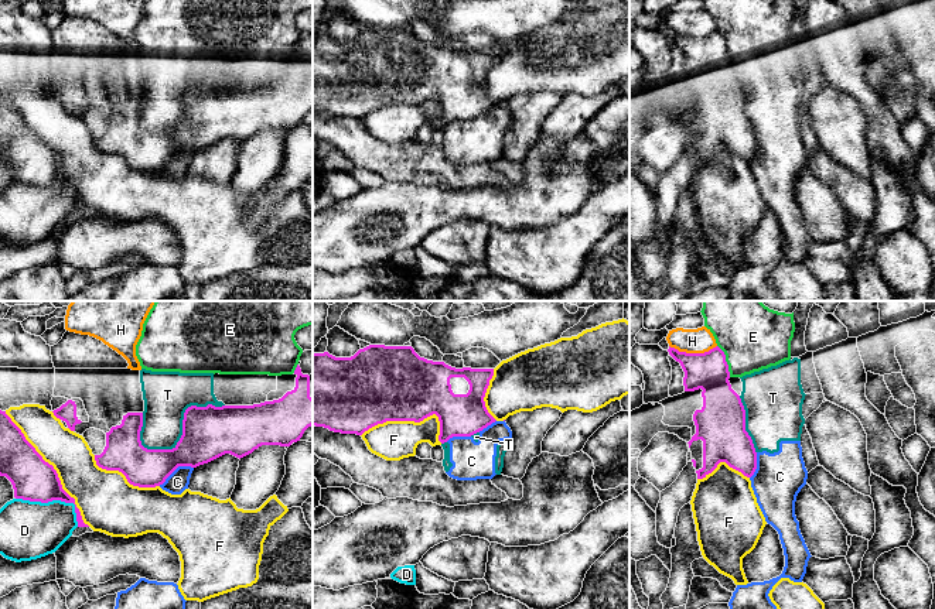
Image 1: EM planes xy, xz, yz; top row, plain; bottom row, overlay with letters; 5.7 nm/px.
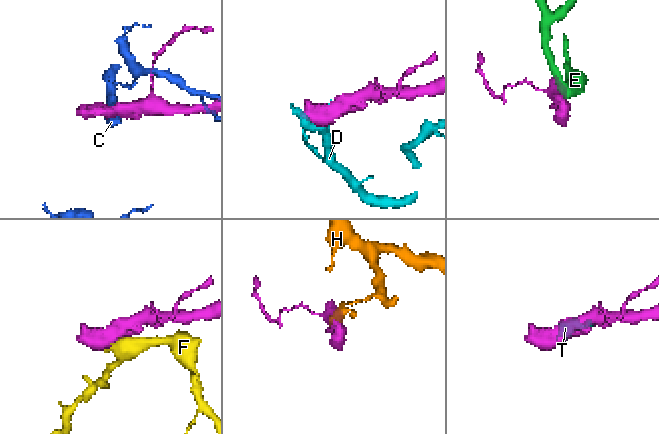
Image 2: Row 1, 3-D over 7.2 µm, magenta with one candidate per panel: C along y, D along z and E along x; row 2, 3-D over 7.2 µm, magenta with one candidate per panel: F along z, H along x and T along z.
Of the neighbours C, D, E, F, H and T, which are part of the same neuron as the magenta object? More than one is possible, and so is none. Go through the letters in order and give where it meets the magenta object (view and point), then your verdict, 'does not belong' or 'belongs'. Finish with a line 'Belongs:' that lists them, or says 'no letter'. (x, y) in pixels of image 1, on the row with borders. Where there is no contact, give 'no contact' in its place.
C: xy (176, 468) | does not belong
D: xy (55, 499) | does not belong
E: yz (724, 361) | does not belong
F: xy (54, 469) | does not belong
H: yz (693, 353) | does not belong
T: xy (183, 426) | does not belong
Belongs: no letter

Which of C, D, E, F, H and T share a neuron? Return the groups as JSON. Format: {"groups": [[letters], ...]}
{"groups": [["C", "E", "T"], ["D"], ["F"], ["H"]]}

